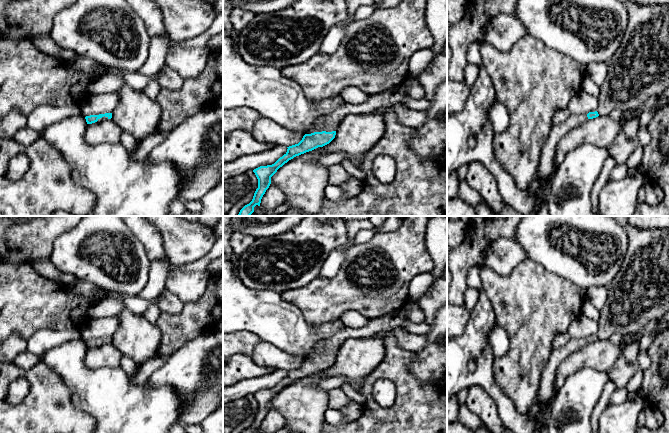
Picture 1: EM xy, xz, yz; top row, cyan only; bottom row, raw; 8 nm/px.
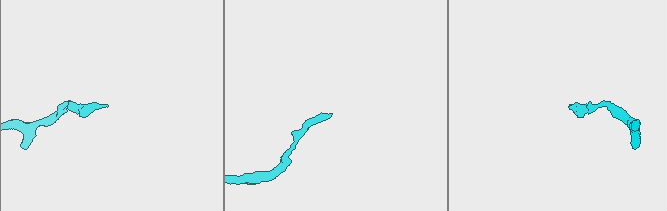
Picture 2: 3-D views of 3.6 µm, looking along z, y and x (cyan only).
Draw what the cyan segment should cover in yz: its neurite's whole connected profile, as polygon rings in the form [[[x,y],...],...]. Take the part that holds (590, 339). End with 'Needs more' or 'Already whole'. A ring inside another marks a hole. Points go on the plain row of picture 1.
[[[597,335],[589,336],[588,338],[570,338],[563,348],[552,350],[550,358],[542,371],[540,386],[535,397],[535,402],[538,402],[540,405],[541,414],[545,412],[546,408],[550,405],[550,401],[557,394],[554,381],[559,365],[565,358],[578,351],[587,343],[593,343],[598,340]]]. Needs more

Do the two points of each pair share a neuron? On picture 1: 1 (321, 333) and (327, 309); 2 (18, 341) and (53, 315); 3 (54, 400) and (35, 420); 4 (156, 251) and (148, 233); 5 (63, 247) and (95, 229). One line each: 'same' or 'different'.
1: different
2: different
3: same
4: same
5: same

